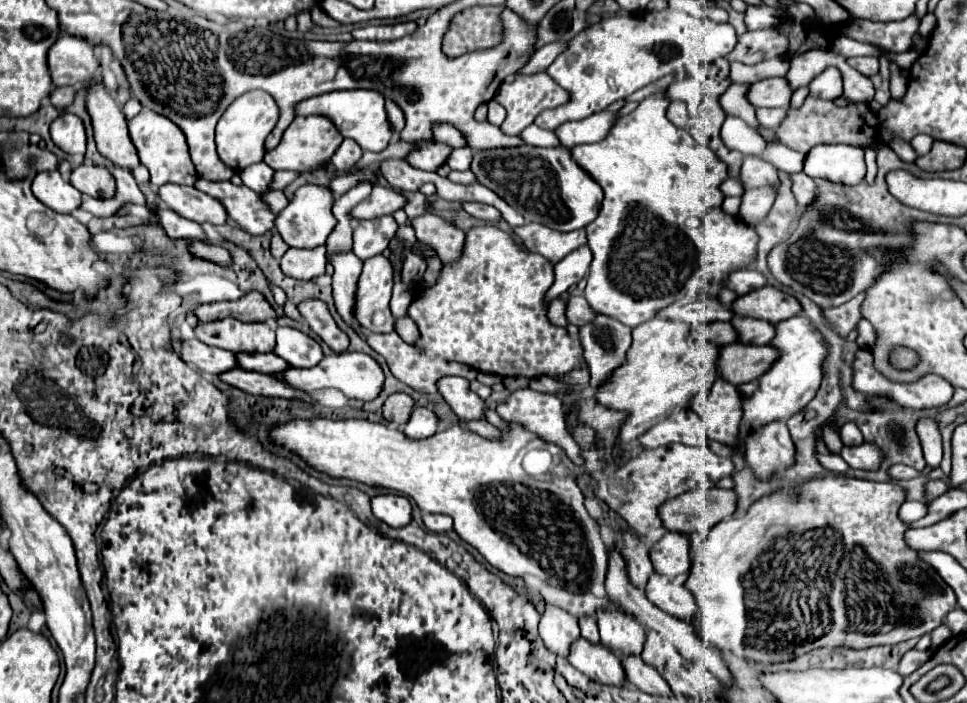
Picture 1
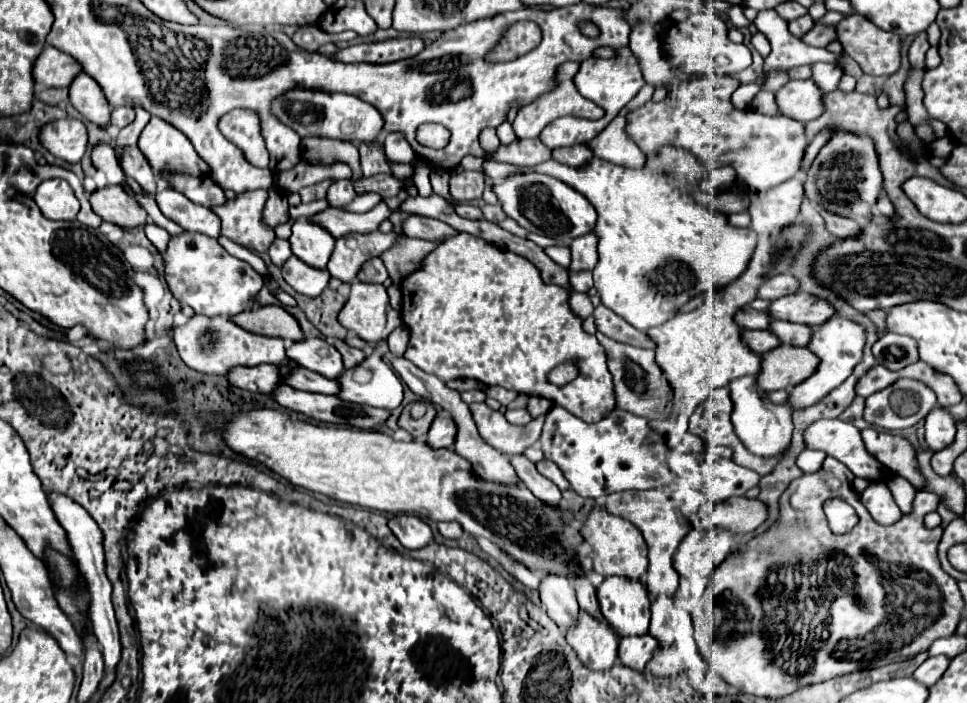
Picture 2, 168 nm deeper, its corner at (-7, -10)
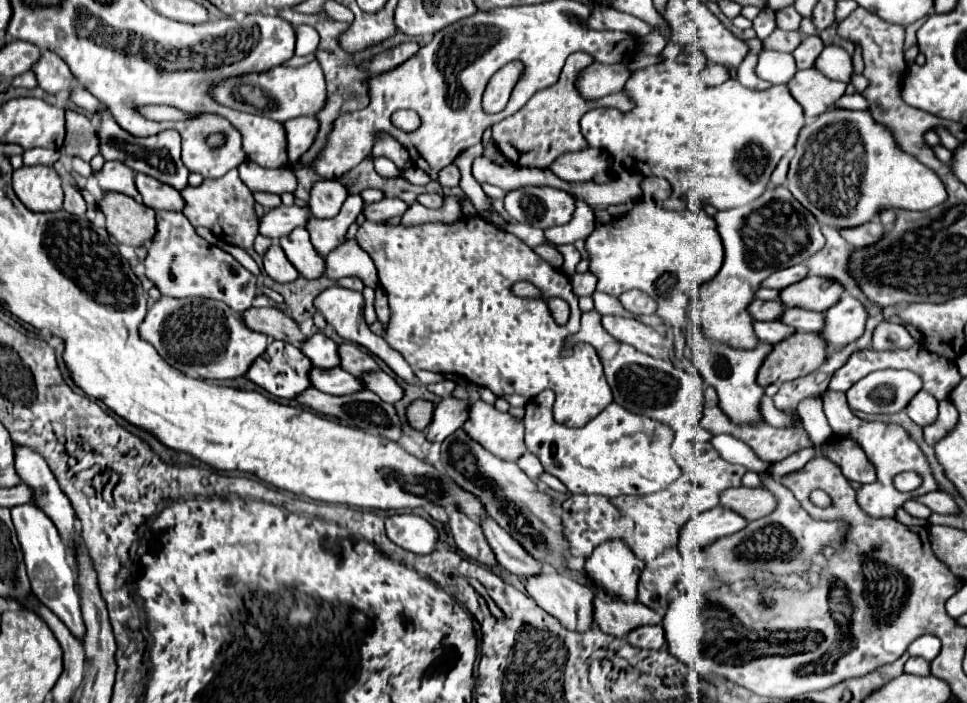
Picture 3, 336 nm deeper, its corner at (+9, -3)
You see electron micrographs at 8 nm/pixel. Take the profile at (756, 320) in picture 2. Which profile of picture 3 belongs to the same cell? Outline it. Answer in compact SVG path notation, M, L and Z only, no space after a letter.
M756 299L750 307L752 317L756 321L776 321L784 313L784 309L786 305L782 301L760 301L760 299Z

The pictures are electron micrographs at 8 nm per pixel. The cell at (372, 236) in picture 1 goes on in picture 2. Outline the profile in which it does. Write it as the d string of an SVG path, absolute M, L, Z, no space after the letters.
M376 256L376 258L370 258L368 262L364 262L364 266L358 274L358 280L362 280L362 282L386 282L388 270L386 270L384 262Z

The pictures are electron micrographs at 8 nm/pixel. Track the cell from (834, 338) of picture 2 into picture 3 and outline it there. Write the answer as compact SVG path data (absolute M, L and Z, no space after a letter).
M846 293L836 305L826 311L826 319L828 327L822 335L824 339L828 339L828 351L832 353L848 345L850 341L856 341L864 333L868 313L856 297Z

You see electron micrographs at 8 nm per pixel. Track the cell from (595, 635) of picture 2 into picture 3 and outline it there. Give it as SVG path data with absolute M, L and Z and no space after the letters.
M542 571L538 575L528 575L528 577L520 577L522 585L526 587L528 595L550 615L554 615L556 619L560 619L560 623L564 623L564 627L568 629L576 629L576 631L588 631L586 627L592 627L592 599L594 599L594 591L590 587L584 587L582 583L574 581L568 575L560 575L556 571Z

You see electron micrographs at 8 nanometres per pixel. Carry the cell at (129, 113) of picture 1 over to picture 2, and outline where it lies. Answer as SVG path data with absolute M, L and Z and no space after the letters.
M130 106L114 108L114 112L112 112L112 124L114 124L116 128L124 128L124 126L128 126L132 120L134 120L134 110L132 110Z

